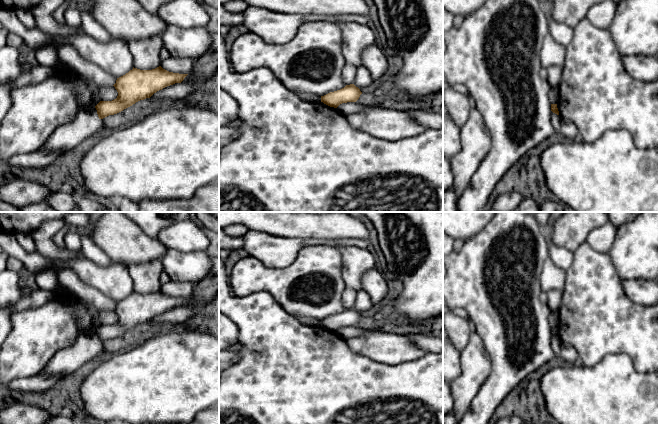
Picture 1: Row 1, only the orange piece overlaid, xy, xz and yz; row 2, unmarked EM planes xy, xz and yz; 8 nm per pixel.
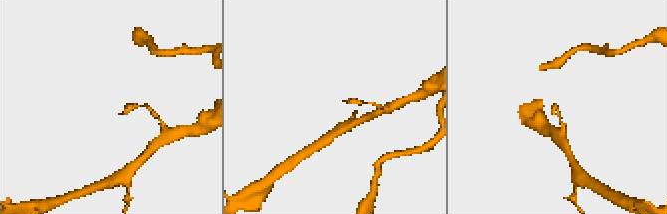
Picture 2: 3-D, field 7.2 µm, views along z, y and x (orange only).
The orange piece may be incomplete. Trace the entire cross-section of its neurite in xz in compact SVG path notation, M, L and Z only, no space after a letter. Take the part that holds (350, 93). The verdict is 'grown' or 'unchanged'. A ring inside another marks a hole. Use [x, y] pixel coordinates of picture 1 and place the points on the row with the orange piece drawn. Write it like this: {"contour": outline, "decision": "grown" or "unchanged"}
{"contour": "M350 84L340 90L321 96L321 102L330 107L337 108L342 103L356 102L361 94L362 92L358 87Z", "decision": "unchanged"}

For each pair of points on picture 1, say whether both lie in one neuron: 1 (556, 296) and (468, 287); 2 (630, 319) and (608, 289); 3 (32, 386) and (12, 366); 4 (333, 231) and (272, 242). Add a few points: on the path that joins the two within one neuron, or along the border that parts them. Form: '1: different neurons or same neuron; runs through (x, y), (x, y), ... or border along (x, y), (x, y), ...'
1: different neurons; border along (546, 304), (551, 308)
2: same neuron; runs through (623, 312), (608, 296)
3: different neurons; border along (38, 373), (32, 376), (16, 378), (10, 382)
4: different neurons; border along (273, 234), (297, 237), (303, 240)

